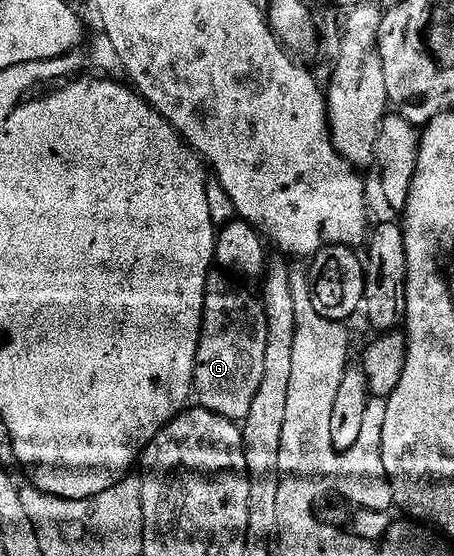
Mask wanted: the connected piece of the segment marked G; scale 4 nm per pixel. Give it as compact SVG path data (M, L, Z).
M211 272L206 281L204 292L204 312L202 313L202 335L198 341L198 351L194 361L194 394L197 405L203 410L210 410L241 423L256 400L256 391L260 380L264 380L264 352L268 348L268 320L257 293L249 294L245 285L239 284L225 272Z

